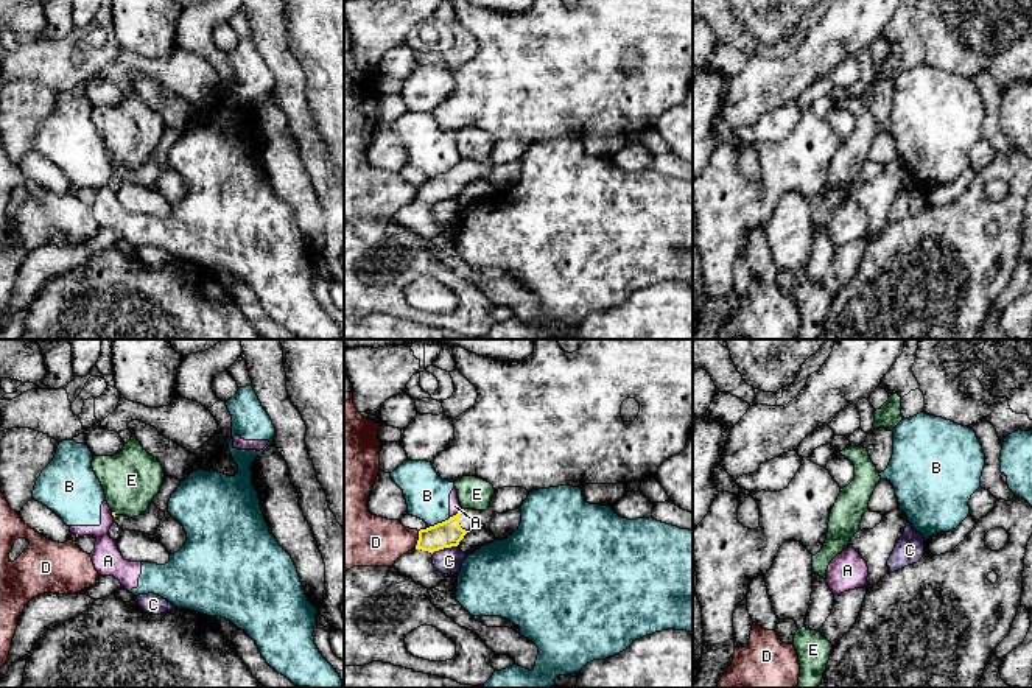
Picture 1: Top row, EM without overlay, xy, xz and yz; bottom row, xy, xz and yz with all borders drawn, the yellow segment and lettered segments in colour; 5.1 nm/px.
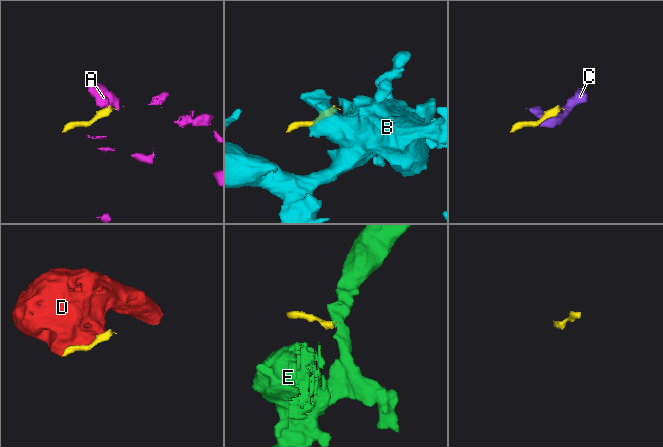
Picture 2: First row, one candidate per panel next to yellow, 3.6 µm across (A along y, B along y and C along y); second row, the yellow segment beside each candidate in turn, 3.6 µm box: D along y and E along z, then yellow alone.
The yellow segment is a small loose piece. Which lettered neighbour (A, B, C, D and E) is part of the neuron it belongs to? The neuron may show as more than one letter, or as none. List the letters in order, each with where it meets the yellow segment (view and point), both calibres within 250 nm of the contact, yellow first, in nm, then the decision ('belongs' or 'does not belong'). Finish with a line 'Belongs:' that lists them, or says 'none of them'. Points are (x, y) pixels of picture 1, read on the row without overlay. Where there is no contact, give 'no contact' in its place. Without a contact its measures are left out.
A: meets yellow in xz at (458, 164); 140 nm thick on the yellow side, 60 nm on the other; does not belong
B: meets yellow in xz at (439, 175); 140 nm thick on the yellow side, 220 nm on the other; does not belong
C: meets yellow in xz at (444, 198); 140 nm thick on the yellow side, 140 nm on the other; does not belong
D: meets yellow in xz at (419, 190); 140 nm thick on the yellow side, 260 nm on the other; does not belong
E: meets yellow in xy at (114, 164); 20 nm thick on the yellow side, 300 nm on the other; does not belong
Belongs: none of them

